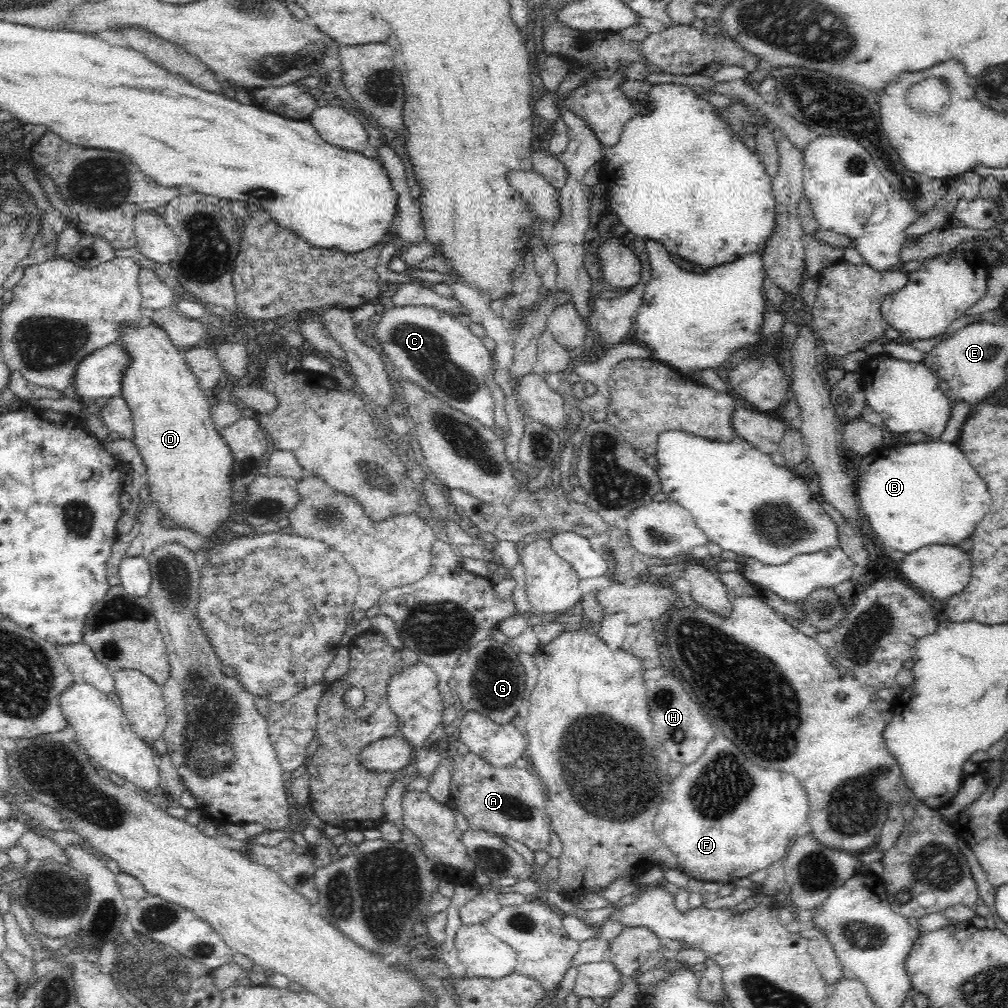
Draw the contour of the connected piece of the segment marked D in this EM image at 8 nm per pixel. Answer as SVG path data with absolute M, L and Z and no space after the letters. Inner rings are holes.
M145 319L140 329L121 329L121 344L128 351L132 362L122 376L121 396L131 411L133 419L132 441L137 448L137 459L146 465L149 496L158 504L158 514L173 528L184 528L210 538L220 530L230 514L234 514L234 492L232 491L232 462L234 455L226 441L214 426L211 405L199 388L194 373L183 359L183 350L172 345L168 335L153 322Z

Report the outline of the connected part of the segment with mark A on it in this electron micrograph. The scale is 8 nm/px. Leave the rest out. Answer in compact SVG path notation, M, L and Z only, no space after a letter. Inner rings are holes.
M476 754L454 756L452 776L450 776L450 799L454 808L463 814L472 830L484 830L506 836L528 846L532 851L546 850L552 832L546 817L546 804L543 790L528 770L517 768L514 764L508 768L497 768Z

